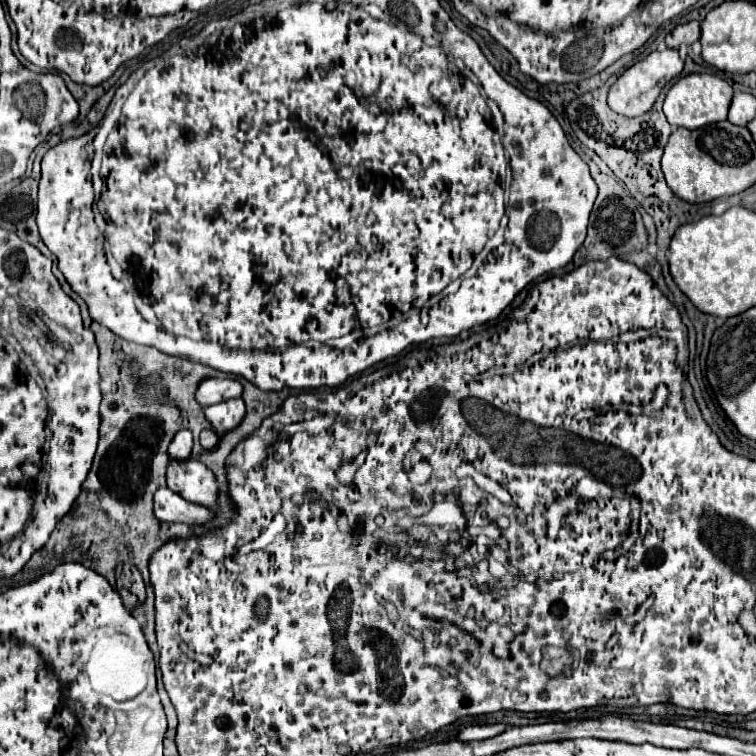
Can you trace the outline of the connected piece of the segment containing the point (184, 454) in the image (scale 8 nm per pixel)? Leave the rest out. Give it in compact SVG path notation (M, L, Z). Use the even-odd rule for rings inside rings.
M187 428L179 430L175 434L175 438L173 438L173 442L169 444L169 456L173 456L173 458L189 458L191 448L193 448L191 432Z

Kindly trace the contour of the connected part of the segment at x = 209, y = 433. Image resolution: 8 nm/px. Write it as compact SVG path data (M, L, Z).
M205 428L203 432L201 432L201 446L205 448L205 450L211 450L211 448L215 448L215 444L219 442L219 438L217 438L217 434L215 434L215 430L213 428Z

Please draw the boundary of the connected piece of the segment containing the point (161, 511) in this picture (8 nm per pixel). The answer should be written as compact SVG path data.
M159 488L155 492L155 516L163 522L187 522L187 524L205 524L211 522L213 512L201 504L191 504L183 500L177 492L169 488Z

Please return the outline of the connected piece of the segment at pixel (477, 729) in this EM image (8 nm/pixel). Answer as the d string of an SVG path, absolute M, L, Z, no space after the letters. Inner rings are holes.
M493 724L493 726L469 726L465 730L461 730L459 740L485 740L485 738L493 738L497 734L501 734L505 730L503 724Z

